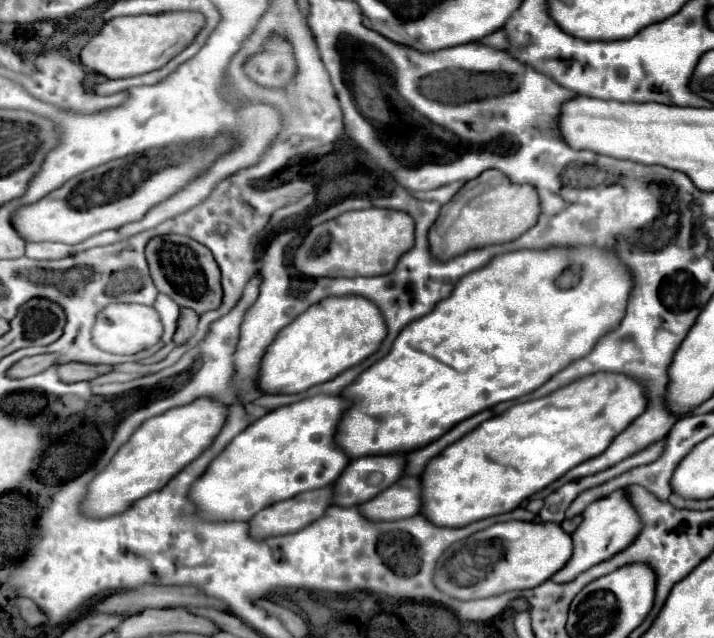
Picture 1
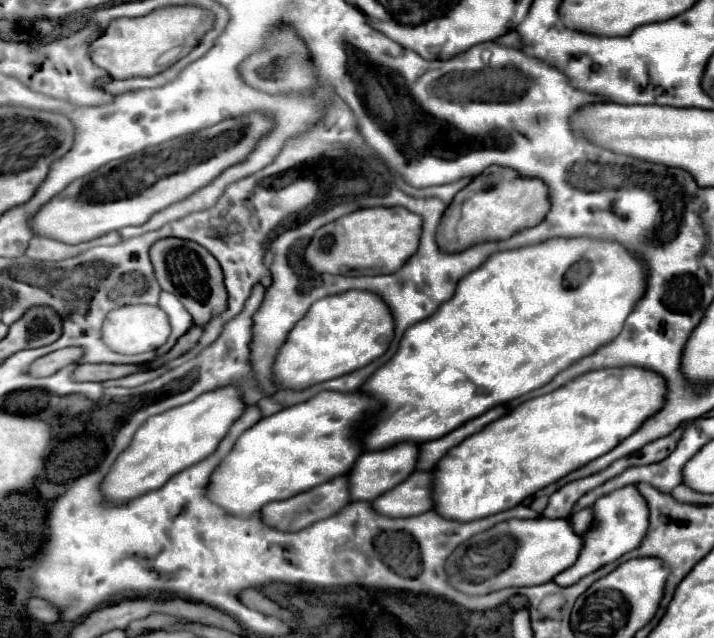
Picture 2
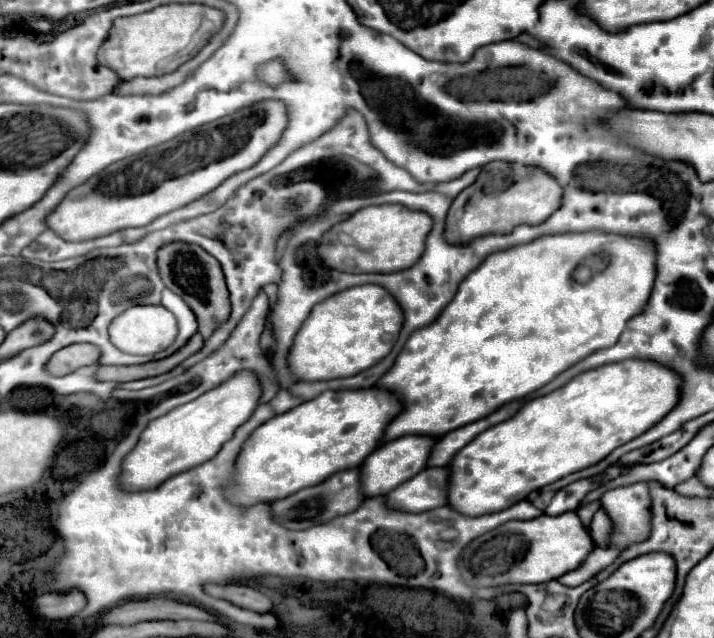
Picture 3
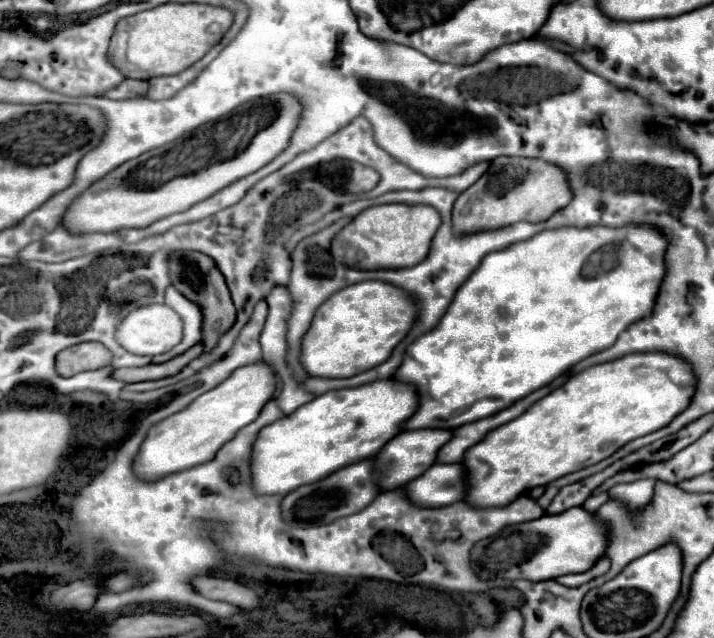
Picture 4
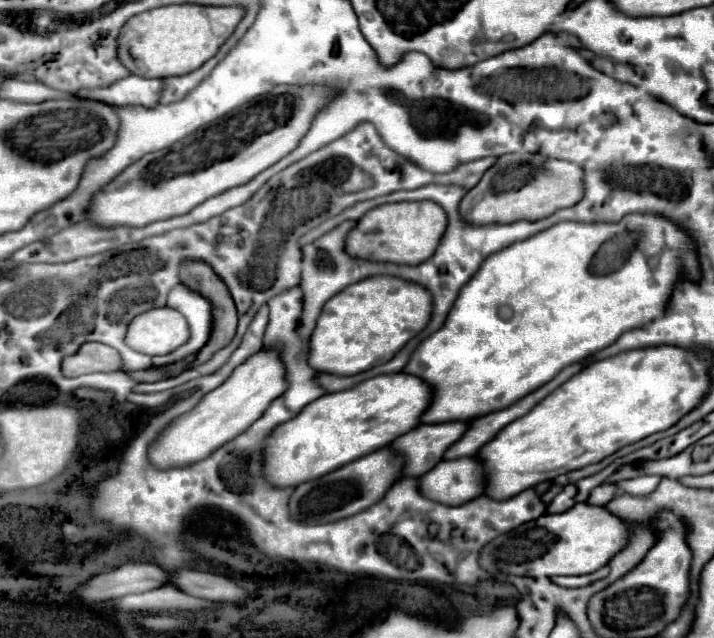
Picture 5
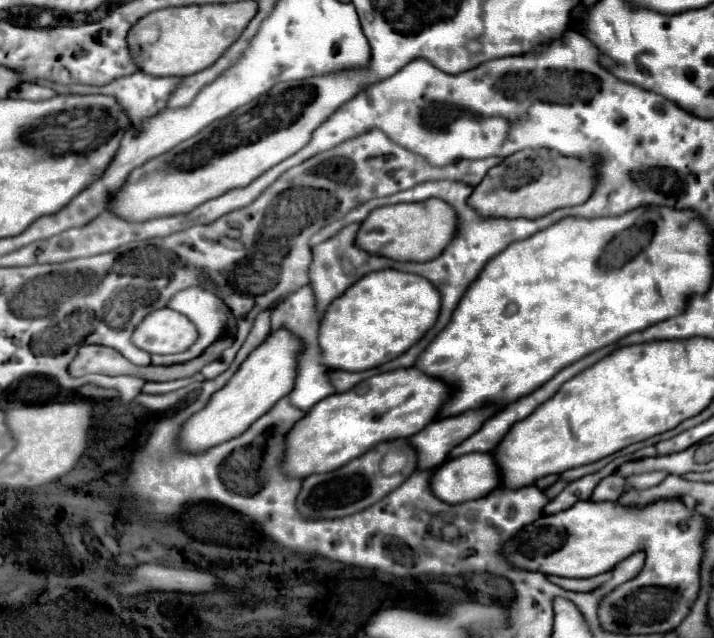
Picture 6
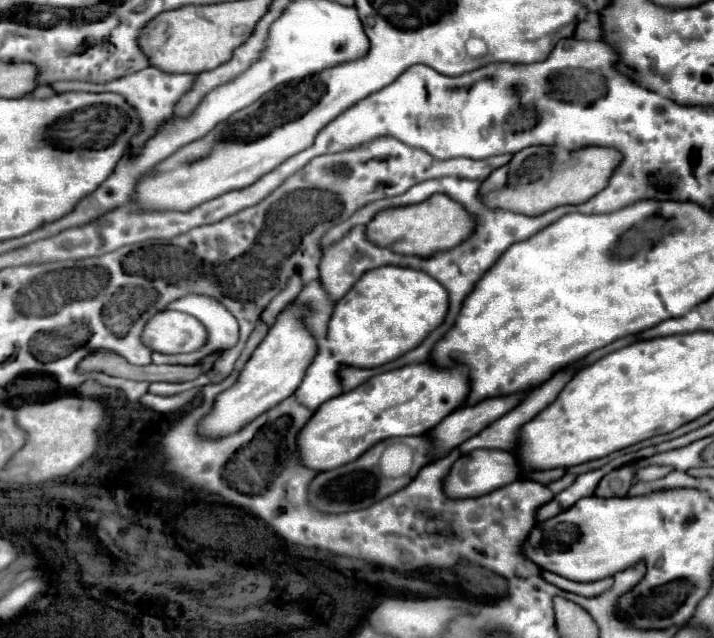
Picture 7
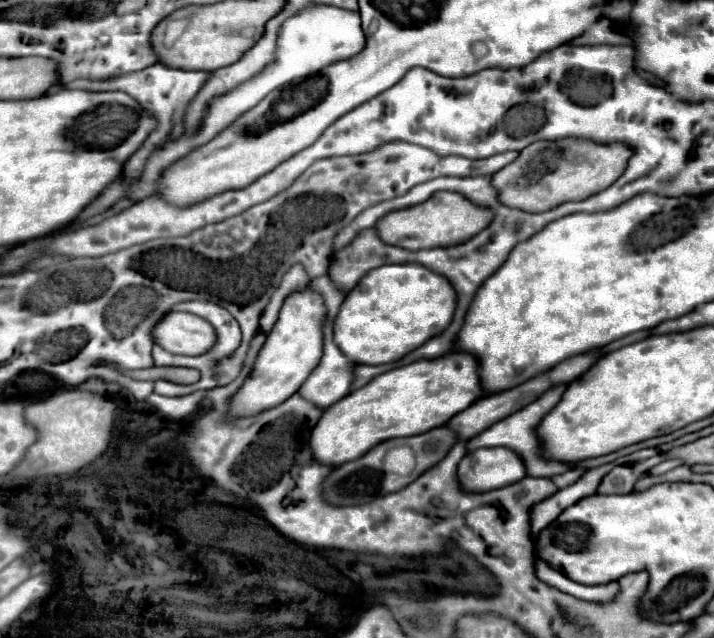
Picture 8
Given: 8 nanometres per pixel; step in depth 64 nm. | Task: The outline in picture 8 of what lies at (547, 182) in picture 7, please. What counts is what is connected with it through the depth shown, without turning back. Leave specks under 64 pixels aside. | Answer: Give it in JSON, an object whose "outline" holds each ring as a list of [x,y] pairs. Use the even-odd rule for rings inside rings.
{"outline":[[[538,140],[524,148],[520,156],[494,174],[492,186],[500,192],[502,204],[524,212],[546,212],[562,202],[586,200],[588,196],[614,184],[626,170],[628,158],[634,152],[620,142],[598,144],[592,140]]]}

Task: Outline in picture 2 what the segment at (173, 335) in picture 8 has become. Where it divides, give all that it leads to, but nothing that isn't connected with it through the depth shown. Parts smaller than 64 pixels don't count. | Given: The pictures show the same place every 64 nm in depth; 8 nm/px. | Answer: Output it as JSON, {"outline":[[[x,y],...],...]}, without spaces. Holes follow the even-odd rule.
{"outline":[[[136,304],[136,306],[124,306],[114,310],[112,314],[108,314],[104,328],[102,328],[102,336],[104,342],[120,354],[142,354],[142,352],[152,352],[156,348],[160,348],[162,344],[166,344],[168,336],[170,336],[172,328],[168,322],[168,316],[164,310],[160,310],[158,306],[144,306],[144,304]]]}

